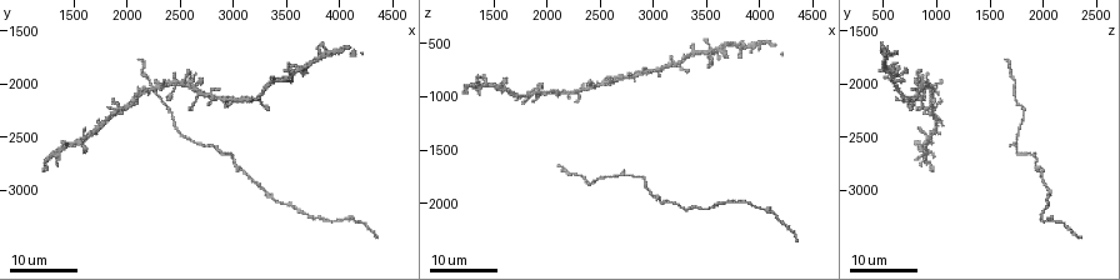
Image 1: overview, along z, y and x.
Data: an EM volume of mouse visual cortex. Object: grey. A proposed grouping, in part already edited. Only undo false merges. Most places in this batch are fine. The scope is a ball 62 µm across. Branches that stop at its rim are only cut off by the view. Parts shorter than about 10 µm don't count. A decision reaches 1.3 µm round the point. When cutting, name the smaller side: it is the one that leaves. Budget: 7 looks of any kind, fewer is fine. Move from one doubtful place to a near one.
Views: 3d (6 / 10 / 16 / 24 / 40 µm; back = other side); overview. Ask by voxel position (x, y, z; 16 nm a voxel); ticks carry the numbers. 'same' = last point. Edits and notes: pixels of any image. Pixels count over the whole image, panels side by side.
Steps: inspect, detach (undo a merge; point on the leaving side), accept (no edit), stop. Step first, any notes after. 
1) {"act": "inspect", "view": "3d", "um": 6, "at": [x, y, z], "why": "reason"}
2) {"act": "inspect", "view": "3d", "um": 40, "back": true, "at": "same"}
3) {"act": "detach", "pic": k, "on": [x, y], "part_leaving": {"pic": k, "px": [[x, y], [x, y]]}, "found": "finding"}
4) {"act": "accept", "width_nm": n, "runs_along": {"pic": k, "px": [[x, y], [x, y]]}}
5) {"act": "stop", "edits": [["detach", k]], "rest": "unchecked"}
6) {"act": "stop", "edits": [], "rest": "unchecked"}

{"act": "inspect", "view": "3d", "um": 16, "at": [3400, 3080, 2040], "why": "calibre changes"}

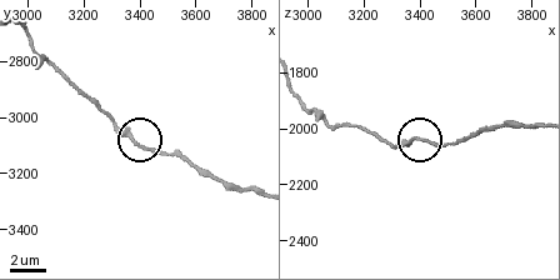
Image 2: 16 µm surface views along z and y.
{"act": "inspect", "view": "3d", "um": 10, "at": [3390, 3110, 2040], "why": "zoom in"}

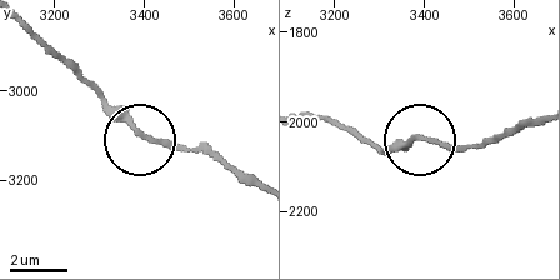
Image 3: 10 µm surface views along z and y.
{"act": "accept", "found": "all the same cell"}

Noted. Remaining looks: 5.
{"act": "inspect", "view": "3d", "um": 24, "at": [3100, 2820, 1980], "why": "calibre changes"}

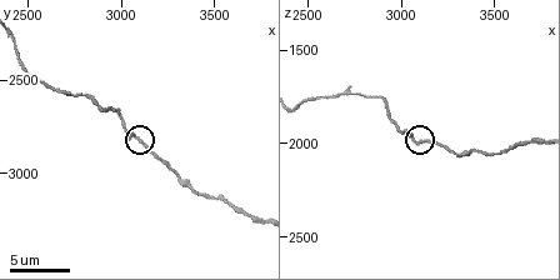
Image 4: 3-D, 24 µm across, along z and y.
{"act": "inspect", "view": "3d", "um": 10, "at": [3100, 2820, 2000]}

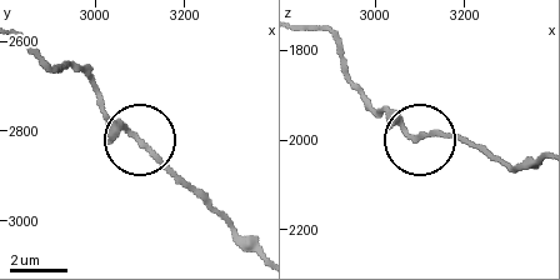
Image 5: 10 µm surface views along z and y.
{"act": "accept", "width_nm": 160, "runs_along": {"pic": 5, "px": [[303, 29], [331, 36], [373, 113], [418, 136], [473, 144]]}, "found": "one cell here"}

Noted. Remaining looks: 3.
{"act": "inspect", "view": "3d", "um": 24, "at": [3540, 1920, 560], "why": "three-way junction"}

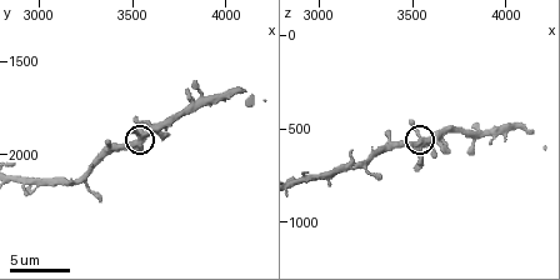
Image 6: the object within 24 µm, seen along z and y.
{"act": "inspect", "view": "3d", "um": 10, "at": [3520, 1960, 580]}

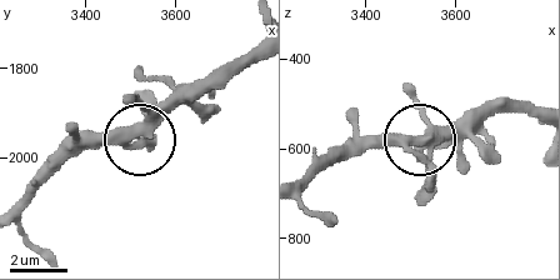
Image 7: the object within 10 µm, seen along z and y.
{"act": "accept", "runs_along": {"pic": 7, "px": [[301, 190], [373, 143], [471, 135]]}, "found": "one cell here"}

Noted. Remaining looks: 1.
{"act": "stop", "edits": [], "rest": "unchecked"}

